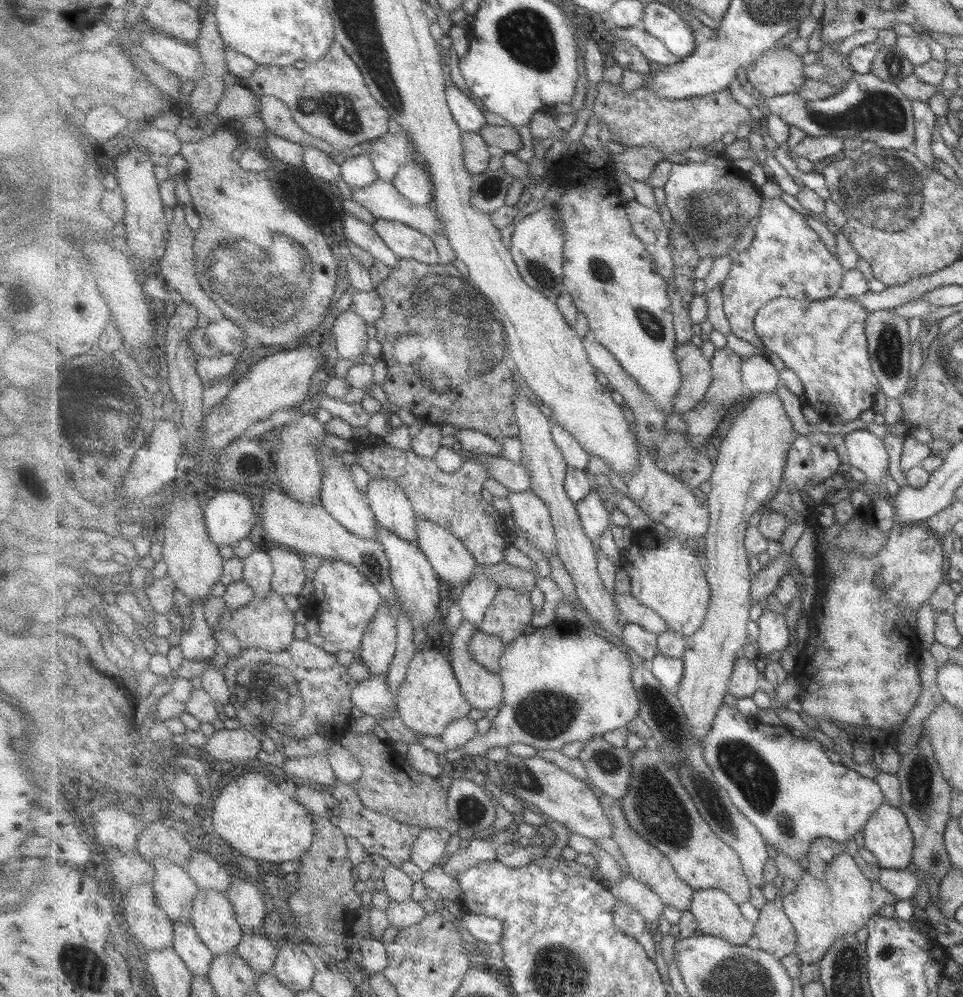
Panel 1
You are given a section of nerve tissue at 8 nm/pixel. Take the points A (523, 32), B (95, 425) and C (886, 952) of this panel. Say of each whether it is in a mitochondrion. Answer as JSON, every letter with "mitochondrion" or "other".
{"A":"mitochondrion","B":"mitochondrion","C":"mitochondrion"}

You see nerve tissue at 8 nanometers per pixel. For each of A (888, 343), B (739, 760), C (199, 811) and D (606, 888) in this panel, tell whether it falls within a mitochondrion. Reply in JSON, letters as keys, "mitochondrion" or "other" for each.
{"A":"mitochondrion","B":"mitochondrion","C":"other","D":"other"}

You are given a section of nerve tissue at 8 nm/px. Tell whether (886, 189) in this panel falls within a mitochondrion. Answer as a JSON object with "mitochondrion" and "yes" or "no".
{"mitochondrion":"yes"}

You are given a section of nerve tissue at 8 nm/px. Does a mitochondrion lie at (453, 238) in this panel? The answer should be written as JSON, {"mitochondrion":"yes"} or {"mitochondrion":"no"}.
{"mitochondrion":"no"}

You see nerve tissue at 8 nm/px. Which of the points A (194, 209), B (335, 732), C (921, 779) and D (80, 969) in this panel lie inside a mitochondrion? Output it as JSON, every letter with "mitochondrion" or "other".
{"A":"other","B":"other","C":"mitochondrion","D":"mitochondrion"}

